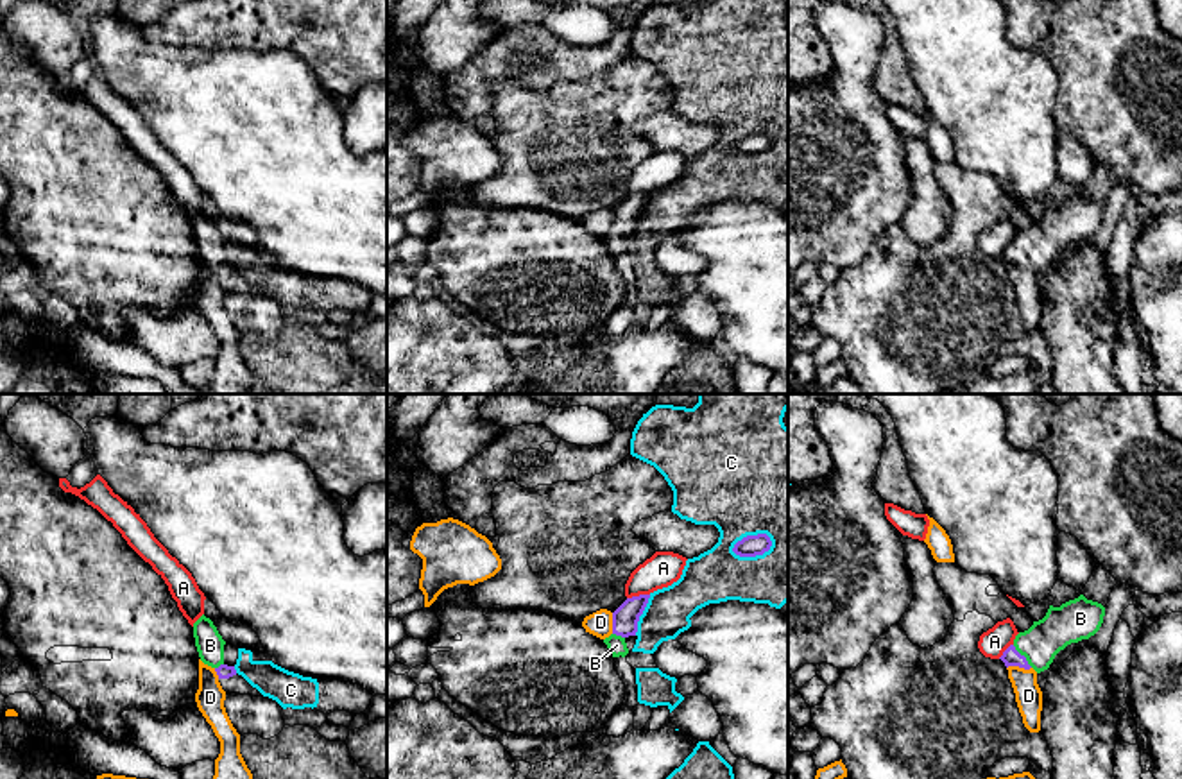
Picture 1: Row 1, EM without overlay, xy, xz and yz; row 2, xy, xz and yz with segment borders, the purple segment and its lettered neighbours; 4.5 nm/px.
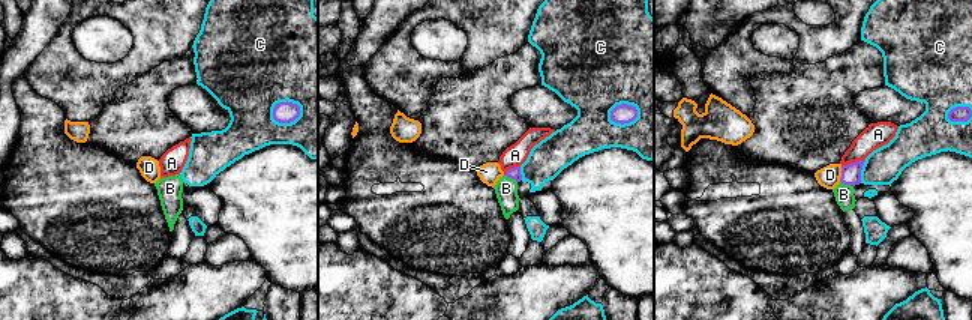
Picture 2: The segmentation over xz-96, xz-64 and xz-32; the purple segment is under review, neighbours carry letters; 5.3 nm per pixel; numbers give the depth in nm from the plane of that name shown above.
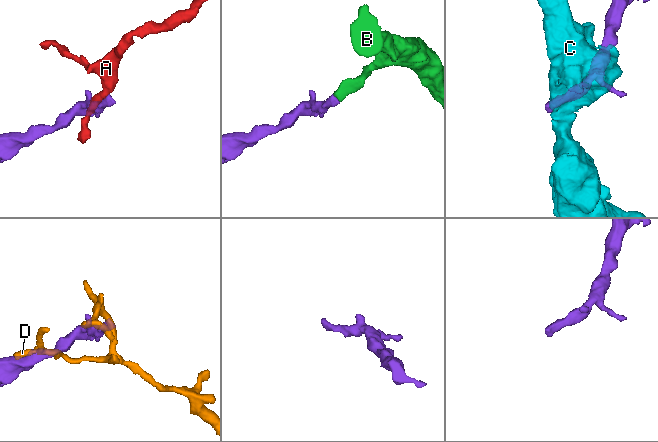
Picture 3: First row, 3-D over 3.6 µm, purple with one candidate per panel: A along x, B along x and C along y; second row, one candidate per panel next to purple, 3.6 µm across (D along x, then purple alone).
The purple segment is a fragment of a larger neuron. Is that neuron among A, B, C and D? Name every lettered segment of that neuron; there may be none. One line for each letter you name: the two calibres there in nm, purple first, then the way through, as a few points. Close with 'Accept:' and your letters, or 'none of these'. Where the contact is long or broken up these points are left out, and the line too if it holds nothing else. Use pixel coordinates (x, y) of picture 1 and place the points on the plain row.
B: 80 nm thick on the purple side, 180 nm on the other; runs through yz (1010, 255), (1023, 255), (1068, 222)
Accept: B

